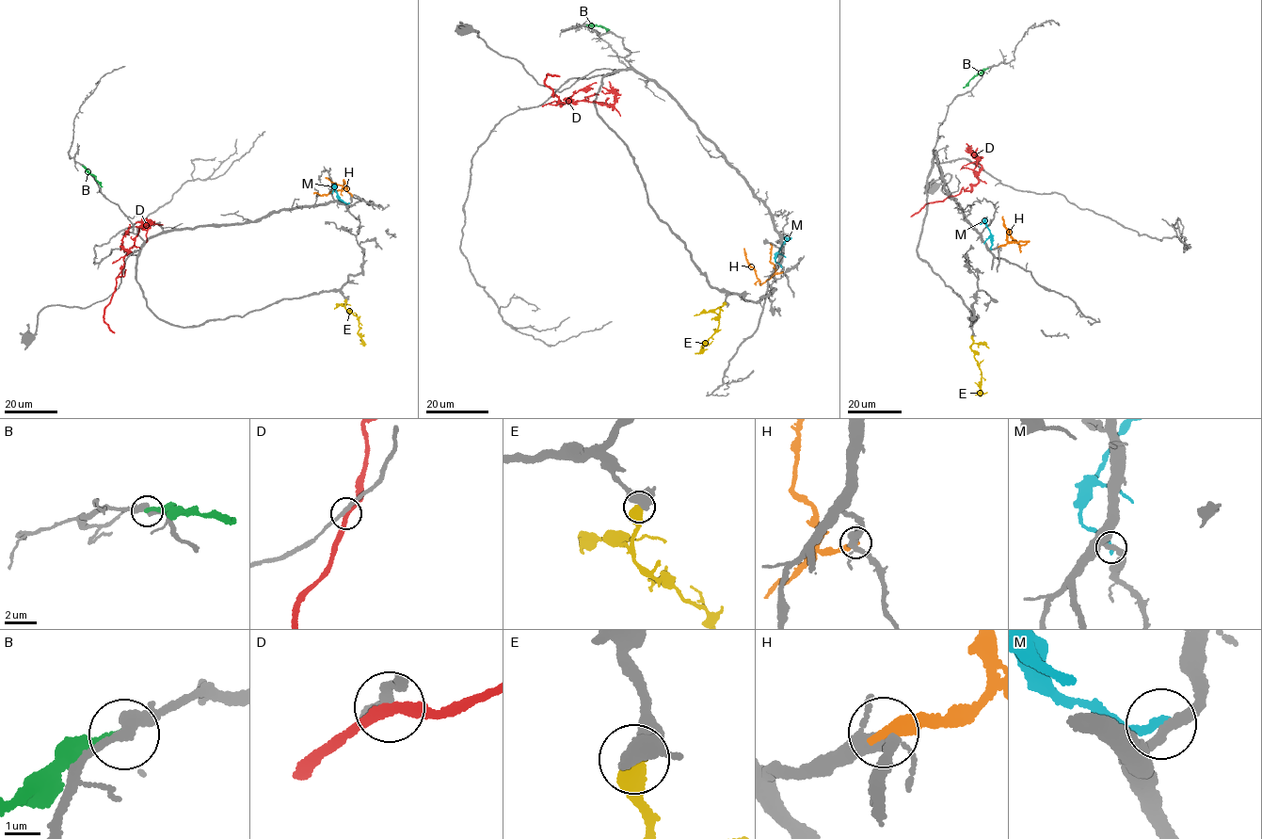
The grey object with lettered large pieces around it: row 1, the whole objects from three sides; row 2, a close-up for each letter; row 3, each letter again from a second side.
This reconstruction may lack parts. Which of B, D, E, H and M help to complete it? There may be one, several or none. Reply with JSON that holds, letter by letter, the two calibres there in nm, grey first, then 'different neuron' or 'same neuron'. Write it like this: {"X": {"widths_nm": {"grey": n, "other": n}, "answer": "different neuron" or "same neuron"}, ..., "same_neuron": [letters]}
{"B": {"widths_nm": {"grey": 360, "other": 240}, "answer": "different neuron"}, "D": {"widths_nm": {"grey": 280, "other": 280}, "answer": "different neuron"}, "E": {"widths_nm": {"grey": 550, "other": 550}, "answer": "same neuron"}, "H": {"widths_nm": {"grey": 320, "other": 340}, "answer": "different neuron"}, "M": {"widths_nm": {"grey": 300, "other": 280}, "answer": "different neuron"}, "same_neuron": ["E"]}

